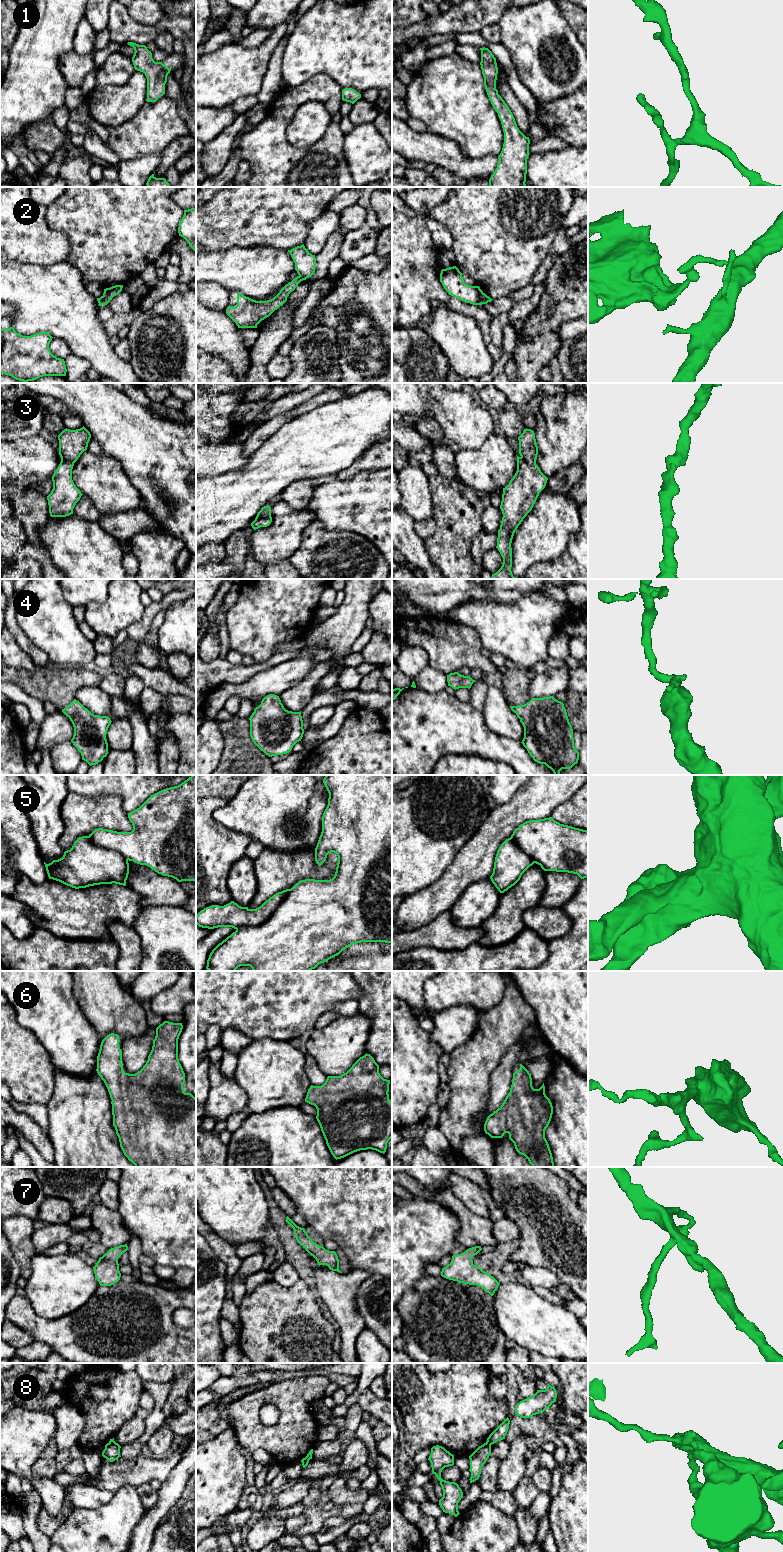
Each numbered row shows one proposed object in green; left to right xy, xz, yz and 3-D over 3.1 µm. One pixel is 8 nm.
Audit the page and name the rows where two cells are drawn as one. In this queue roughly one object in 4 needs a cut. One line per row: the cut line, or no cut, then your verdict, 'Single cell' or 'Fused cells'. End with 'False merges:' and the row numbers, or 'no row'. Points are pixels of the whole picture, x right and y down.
1: No split. Single cell
2: Split along yz (483, 293), (481, 303). Fused cells
3: No split. Single cell
4: No split. Single cell
5: Split along xz (290, 889), (266, 920), (258, 925), (246, 925), (236, 929). Fused cells
6: No split. Single cell
7: No split. Single cell
8: Split along yz (486, 1441), (490, 1445). Fused cells
False merges: 2, 5, 8

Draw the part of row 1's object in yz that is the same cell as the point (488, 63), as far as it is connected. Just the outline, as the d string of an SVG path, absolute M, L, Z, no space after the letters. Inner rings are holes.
M488 48L481 50L481 69L484 86L493 108L498 113L504 132L504 144L498 165L489 179L490 187L527 187L527 159L530 139L517 127L515 118L496 89L498 67Z

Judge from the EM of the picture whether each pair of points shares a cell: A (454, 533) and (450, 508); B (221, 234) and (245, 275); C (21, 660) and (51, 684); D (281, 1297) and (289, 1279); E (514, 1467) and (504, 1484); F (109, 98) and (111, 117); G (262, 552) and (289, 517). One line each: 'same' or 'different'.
A: same
B: different
C: different
D: different
E: same
F: same
G: same

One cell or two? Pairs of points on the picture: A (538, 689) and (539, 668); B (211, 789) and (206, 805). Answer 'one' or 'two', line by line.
A: two
B: two

